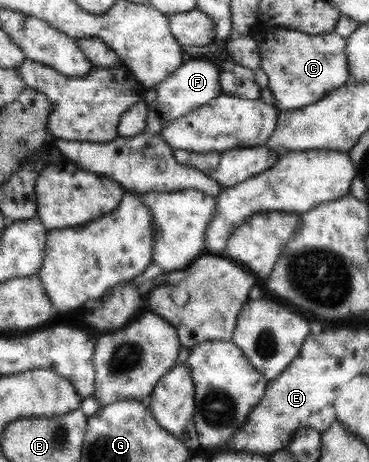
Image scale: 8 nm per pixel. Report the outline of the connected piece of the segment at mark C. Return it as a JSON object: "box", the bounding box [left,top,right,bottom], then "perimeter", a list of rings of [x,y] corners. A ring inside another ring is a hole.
{"box":[251,21,350,113],"perimeter":[[[264,21],[251,34],[258,44],[259,68],[268,75],[267,88],[274,96],[273,105],[279,113],[310,106],[350,80],[345,54],[347,38],[336,32],[308,34]]]}

